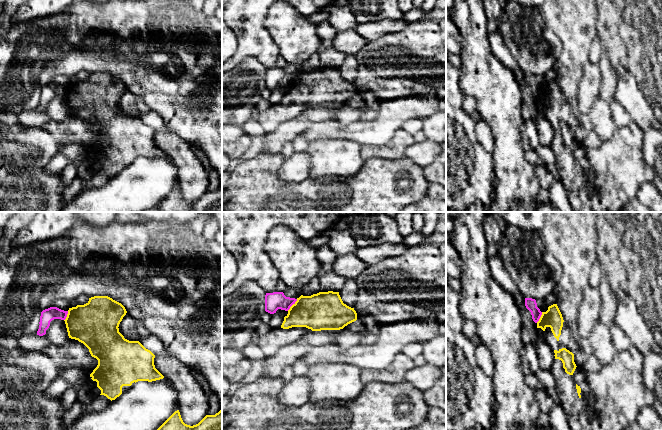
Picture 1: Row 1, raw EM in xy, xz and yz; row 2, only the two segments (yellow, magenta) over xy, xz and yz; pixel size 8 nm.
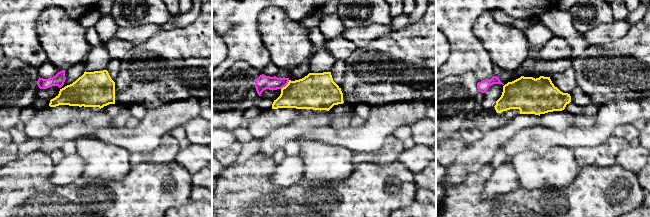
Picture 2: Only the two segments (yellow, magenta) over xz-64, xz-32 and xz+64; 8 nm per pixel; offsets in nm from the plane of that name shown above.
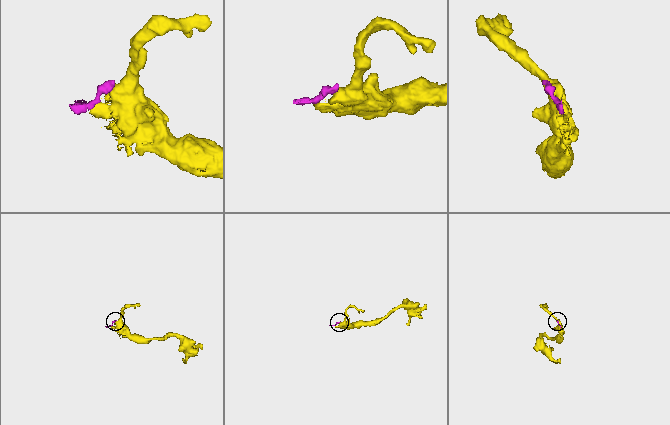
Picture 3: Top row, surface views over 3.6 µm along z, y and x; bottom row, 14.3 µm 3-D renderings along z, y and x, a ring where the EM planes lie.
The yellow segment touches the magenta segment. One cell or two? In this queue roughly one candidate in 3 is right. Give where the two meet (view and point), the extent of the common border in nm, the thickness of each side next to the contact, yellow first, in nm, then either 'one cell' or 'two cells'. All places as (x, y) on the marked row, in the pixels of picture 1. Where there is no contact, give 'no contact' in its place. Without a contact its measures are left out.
meets yellow in xz at (292, 305); contact 130 nm long; 300 nm thick on the yellow side, 140 nm on the other; two cells

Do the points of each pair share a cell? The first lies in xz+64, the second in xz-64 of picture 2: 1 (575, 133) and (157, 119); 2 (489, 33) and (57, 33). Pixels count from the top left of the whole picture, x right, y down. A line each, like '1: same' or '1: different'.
1: same
2: same

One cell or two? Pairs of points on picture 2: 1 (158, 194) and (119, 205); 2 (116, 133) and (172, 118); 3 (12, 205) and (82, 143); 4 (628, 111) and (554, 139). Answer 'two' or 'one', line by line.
1: one
2: one
3: two
4: one

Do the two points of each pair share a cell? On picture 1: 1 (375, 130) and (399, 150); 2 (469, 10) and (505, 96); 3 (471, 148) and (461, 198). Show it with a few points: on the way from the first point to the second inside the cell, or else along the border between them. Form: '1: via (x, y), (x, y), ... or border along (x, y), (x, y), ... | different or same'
1: border along (401, 127), (386, 143), (379, 146), (366, 145) | different
2: via (474, 31), (476, 59), (484, 75) | same
3: via (483, 161), (483, 178), (474, 187) | same

